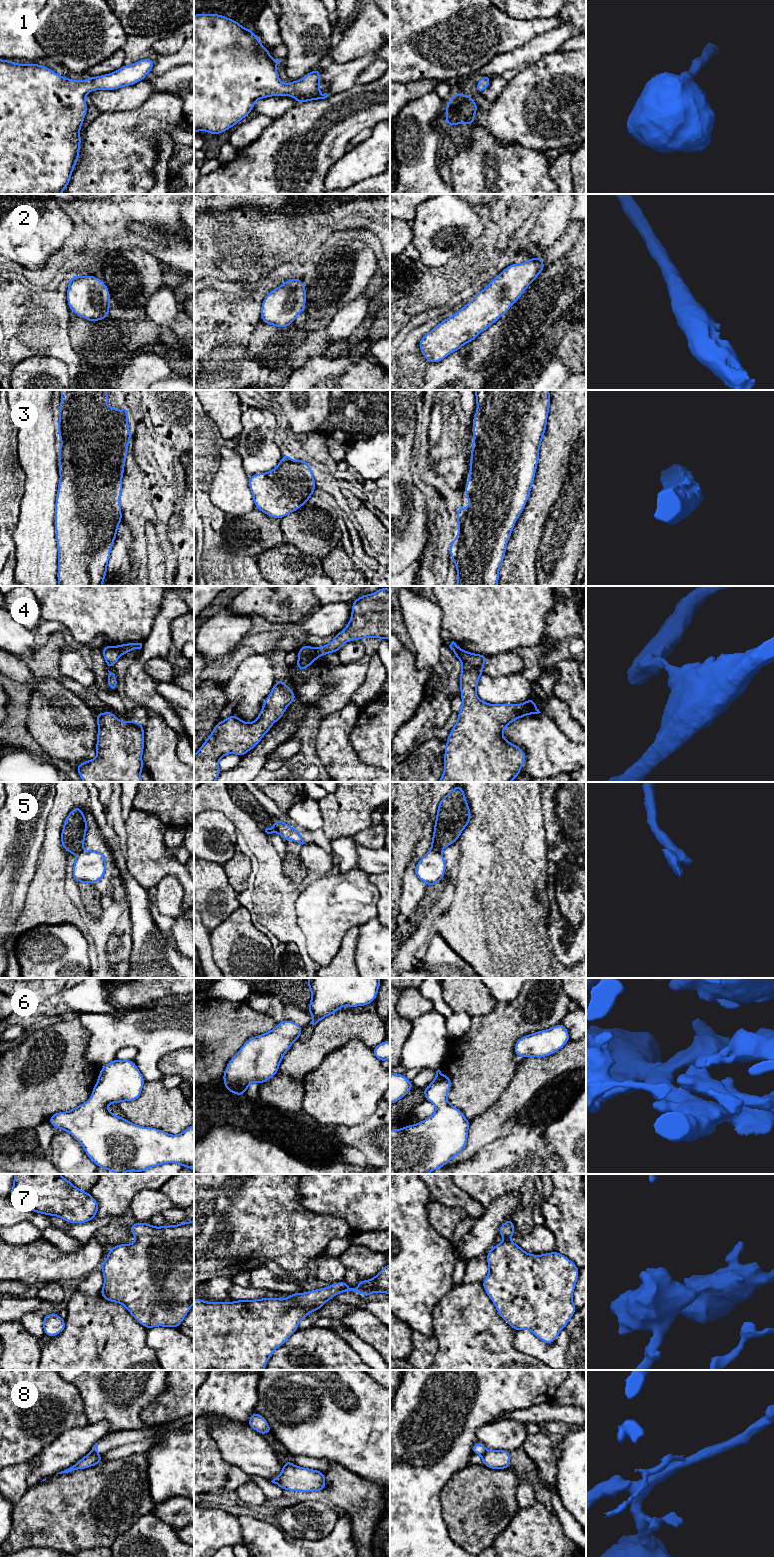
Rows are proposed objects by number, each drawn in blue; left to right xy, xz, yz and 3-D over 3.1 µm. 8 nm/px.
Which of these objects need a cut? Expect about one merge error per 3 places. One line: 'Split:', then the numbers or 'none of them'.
Split: 4, 5, 8

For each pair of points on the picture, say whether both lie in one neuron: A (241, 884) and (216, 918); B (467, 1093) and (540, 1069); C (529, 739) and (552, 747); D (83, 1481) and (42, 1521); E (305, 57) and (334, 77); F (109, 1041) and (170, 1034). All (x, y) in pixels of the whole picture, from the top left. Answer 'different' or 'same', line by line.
A: different
B: different
C: same
D: same
E: different
F: same

